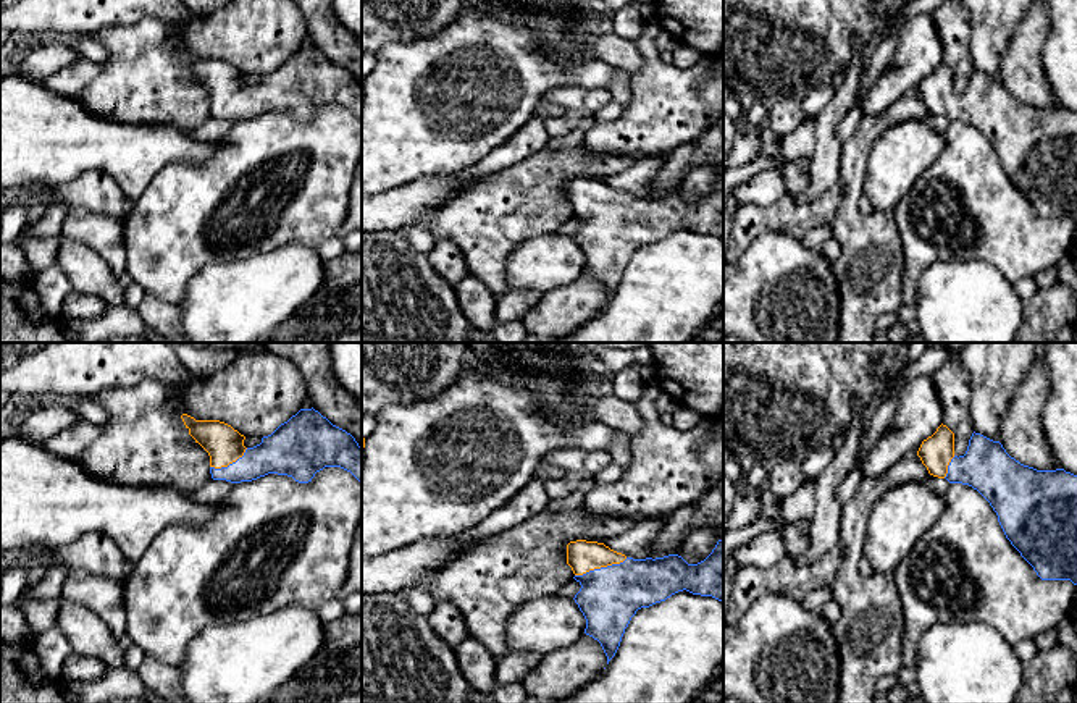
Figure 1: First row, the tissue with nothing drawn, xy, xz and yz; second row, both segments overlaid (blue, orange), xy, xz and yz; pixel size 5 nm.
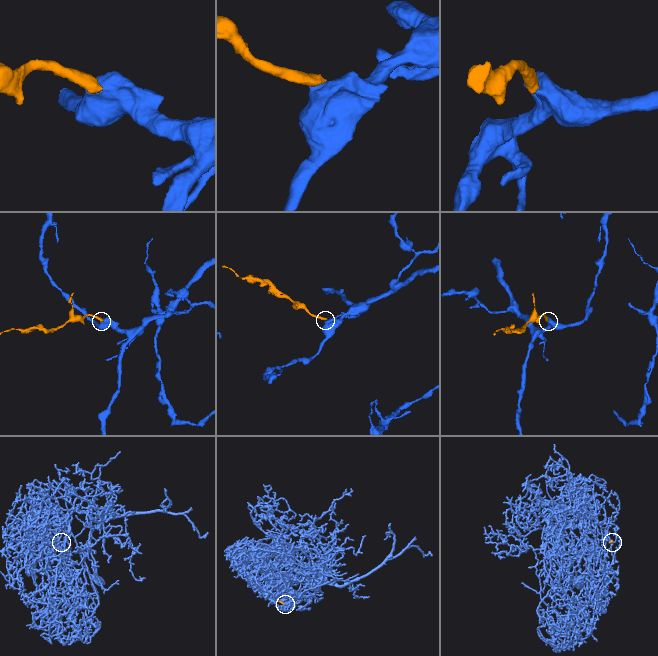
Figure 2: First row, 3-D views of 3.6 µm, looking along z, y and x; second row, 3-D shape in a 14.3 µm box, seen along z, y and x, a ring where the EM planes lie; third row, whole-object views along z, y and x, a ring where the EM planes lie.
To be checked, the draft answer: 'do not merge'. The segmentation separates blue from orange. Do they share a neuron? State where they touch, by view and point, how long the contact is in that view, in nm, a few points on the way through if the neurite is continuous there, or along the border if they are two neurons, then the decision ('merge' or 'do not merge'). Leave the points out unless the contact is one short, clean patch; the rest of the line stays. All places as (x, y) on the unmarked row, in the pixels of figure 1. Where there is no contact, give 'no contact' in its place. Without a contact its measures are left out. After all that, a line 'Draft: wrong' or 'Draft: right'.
meets blue in xz at (601, 206); contact 280 nm long; runs through xz (609, 235), (609, 217), (601, 206), (582, 194); merge
Draft: wrong

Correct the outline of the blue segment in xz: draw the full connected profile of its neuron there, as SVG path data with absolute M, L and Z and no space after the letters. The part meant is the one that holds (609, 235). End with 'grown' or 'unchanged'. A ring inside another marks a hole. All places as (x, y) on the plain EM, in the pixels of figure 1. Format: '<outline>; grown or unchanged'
M576 178L567 183L567 202L581 223L575 241L586 257L585 272L597 278L609 299L615 294L625 267L641 246L665 239L678 229L712 234L723 239L723 179L719 178L712 191L698 202L688 202L678 192L664 196L633 197L597 179Z; grown

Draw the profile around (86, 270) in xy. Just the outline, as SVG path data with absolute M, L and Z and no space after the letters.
M63 234L58 242L55 263L66 275L73 291L97 296L108 305L126 305L124 288L97 252Z

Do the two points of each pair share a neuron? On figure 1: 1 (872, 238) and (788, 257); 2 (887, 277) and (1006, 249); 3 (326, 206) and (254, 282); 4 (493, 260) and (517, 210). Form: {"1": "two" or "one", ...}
{"1": "two", "2": "two", "3": "two", "4": "one"}

